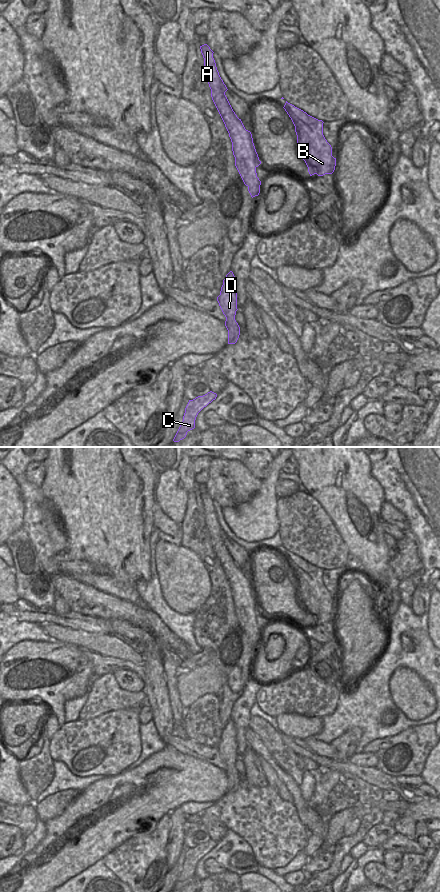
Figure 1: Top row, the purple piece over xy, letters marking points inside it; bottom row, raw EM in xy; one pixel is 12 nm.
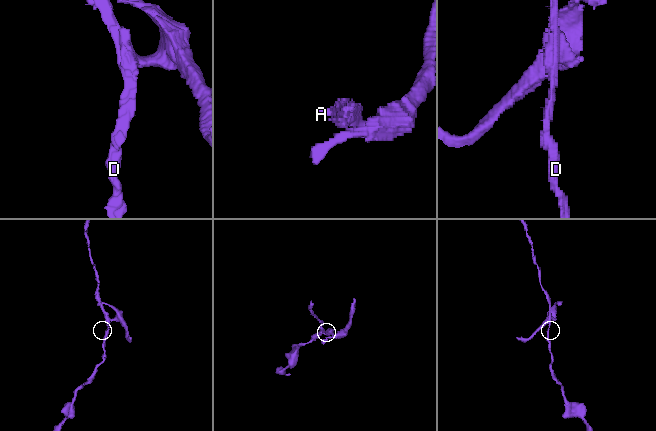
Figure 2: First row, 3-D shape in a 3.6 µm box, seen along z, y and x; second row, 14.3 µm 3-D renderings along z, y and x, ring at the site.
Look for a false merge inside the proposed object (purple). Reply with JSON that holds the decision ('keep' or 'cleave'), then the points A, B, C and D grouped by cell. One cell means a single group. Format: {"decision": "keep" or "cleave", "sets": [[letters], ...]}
{"decision": "cleave", "sets": [["A", "C", "D"], ["B"]]}

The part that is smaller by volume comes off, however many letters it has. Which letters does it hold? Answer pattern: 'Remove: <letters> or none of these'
Remove: B

